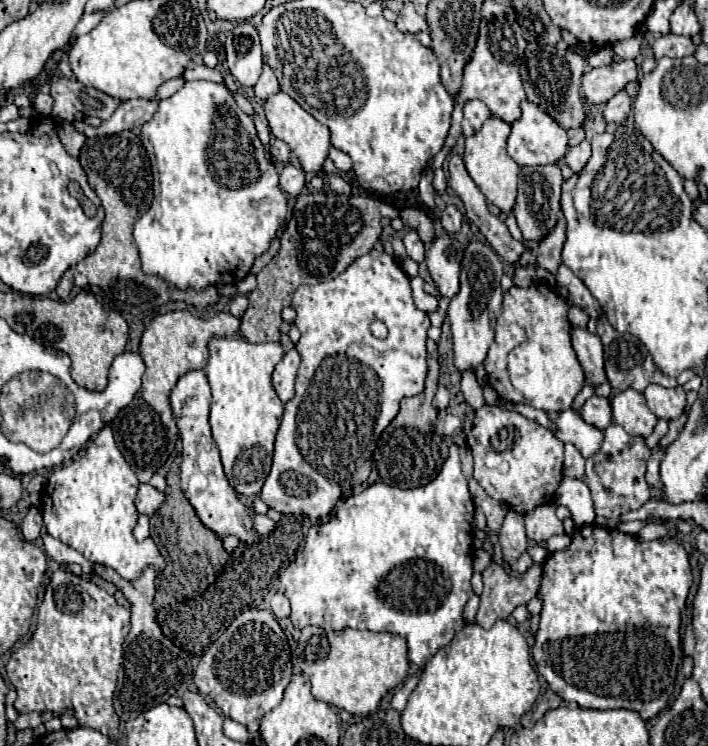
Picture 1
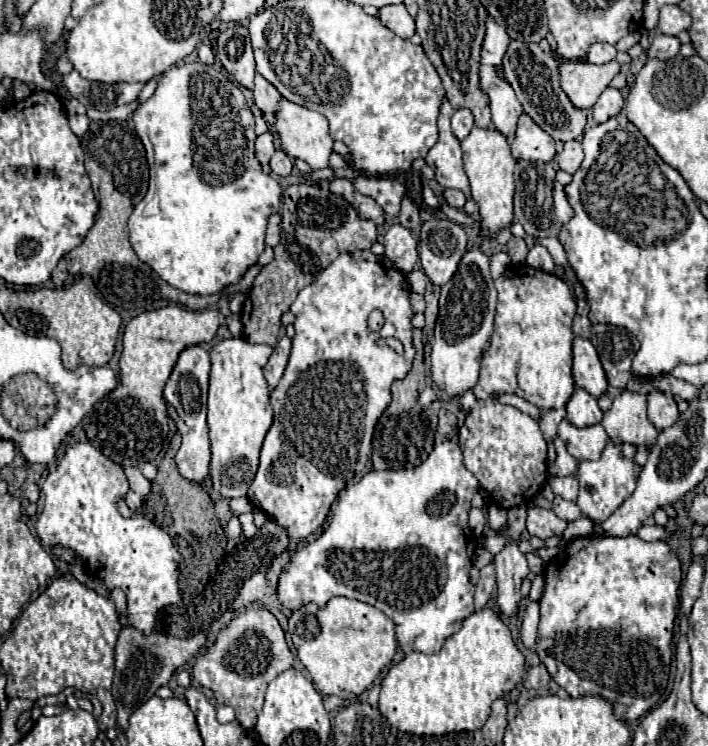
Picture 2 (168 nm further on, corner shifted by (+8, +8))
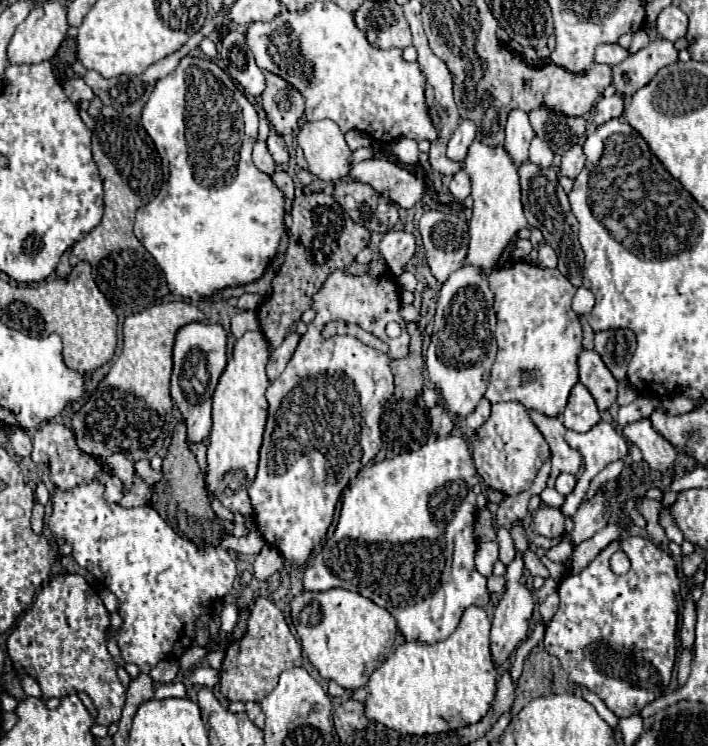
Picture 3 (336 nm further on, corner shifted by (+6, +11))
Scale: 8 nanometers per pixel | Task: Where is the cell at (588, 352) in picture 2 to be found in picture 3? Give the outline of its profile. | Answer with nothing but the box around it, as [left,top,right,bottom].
[578,349,618,411]

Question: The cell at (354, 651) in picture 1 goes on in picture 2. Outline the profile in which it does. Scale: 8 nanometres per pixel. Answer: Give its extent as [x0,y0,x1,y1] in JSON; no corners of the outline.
[288,596,398,702]

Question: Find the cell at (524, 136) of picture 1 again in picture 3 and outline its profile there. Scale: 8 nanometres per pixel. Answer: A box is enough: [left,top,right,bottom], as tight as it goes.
[530,137,552,167]

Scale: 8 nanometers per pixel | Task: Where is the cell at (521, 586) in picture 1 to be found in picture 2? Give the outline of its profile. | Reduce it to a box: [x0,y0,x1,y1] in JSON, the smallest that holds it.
[474,564,496,610]

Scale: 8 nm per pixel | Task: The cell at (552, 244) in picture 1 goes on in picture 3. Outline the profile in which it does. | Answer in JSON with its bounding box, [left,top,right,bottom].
[538,243,556,267]

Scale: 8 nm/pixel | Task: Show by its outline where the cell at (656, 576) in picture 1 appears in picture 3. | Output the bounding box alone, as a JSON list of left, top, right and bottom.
[544,535,680,719]

